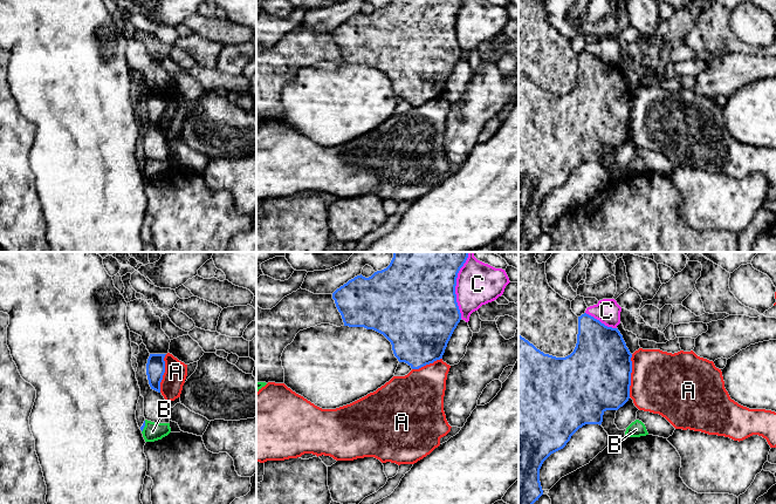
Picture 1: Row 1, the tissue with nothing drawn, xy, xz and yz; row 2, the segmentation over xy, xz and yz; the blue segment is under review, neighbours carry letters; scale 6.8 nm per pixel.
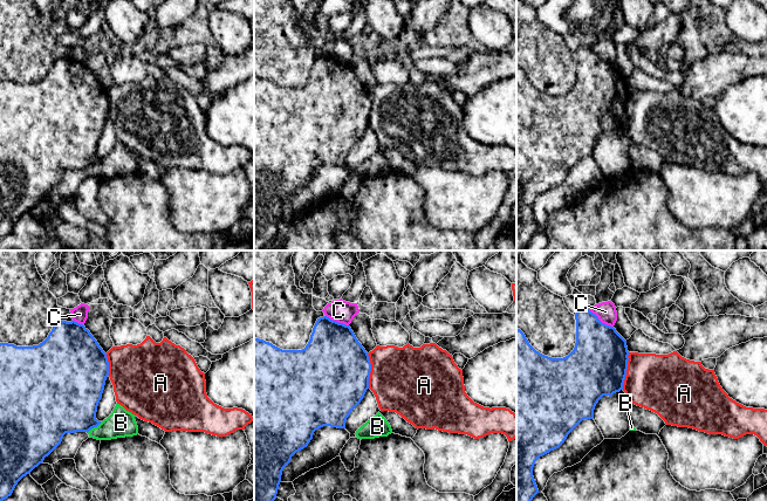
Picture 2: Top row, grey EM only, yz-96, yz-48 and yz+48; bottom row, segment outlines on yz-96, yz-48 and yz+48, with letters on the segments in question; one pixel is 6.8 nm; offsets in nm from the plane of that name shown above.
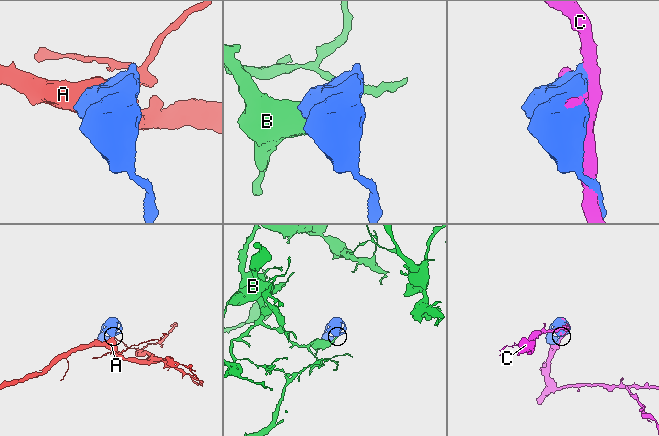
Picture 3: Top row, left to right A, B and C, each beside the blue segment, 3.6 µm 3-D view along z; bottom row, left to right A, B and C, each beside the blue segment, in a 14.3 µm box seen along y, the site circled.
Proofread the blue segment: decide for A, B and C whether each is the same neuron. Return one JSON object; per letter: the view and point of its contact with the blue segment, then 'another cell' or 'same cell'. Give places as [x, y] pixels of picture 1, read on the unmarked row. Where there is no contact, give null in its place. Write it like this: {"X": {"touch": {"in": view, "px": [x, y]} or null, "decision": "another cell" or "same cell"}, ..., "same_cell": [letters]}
{"A": {"touch": {"in": "yz", "px": [630, 113]}, "decision": "another cell"}, "B": {"touch": {"in": "xy", "px": [144, 163]}, "decision": "another cell"}, "C": {"touch": {"in": "xz", "px": [454, 28]}, "decision": "another cell"}, "same_cell": []}

